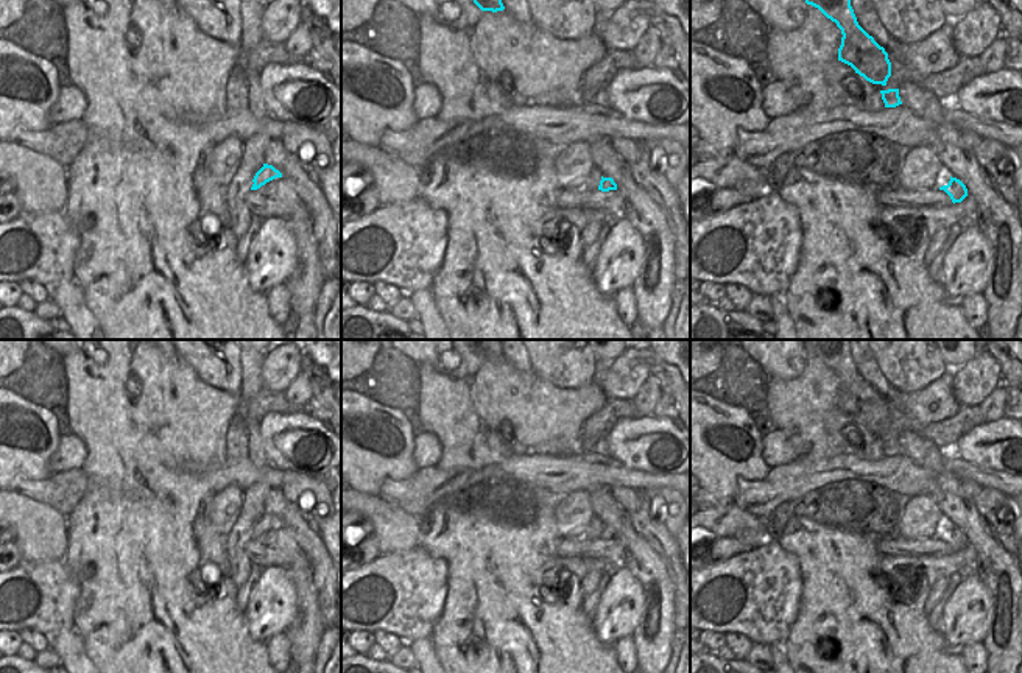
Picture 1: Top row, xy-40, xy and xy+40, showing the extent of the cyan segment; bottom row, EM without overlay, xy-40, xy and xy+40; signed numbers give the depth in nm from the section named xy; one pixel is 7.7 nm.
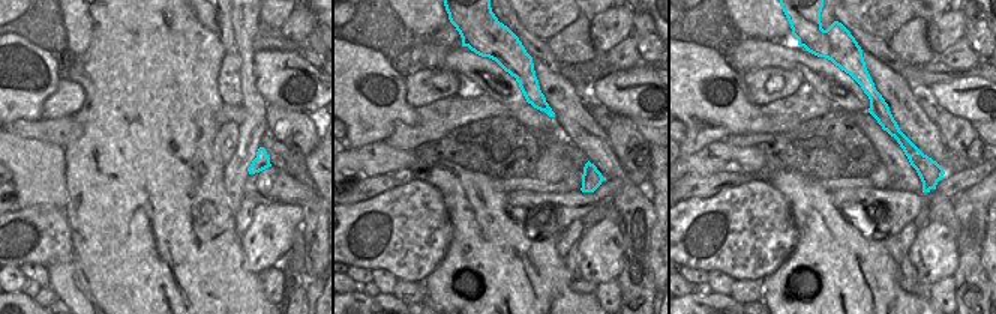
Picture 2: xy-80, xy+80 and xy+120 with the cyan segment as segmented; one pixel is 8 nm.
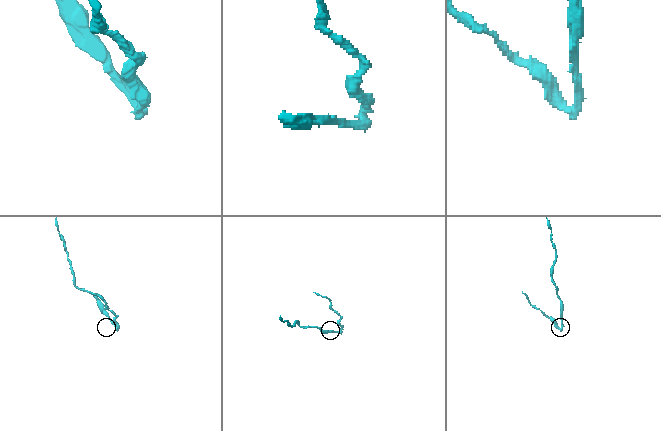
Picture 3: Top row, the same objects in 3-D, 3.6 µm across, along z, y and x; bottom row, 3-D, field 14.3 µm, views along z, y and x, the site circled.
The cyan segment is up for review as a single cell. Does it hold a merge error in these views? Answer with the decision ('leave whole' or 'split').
split

